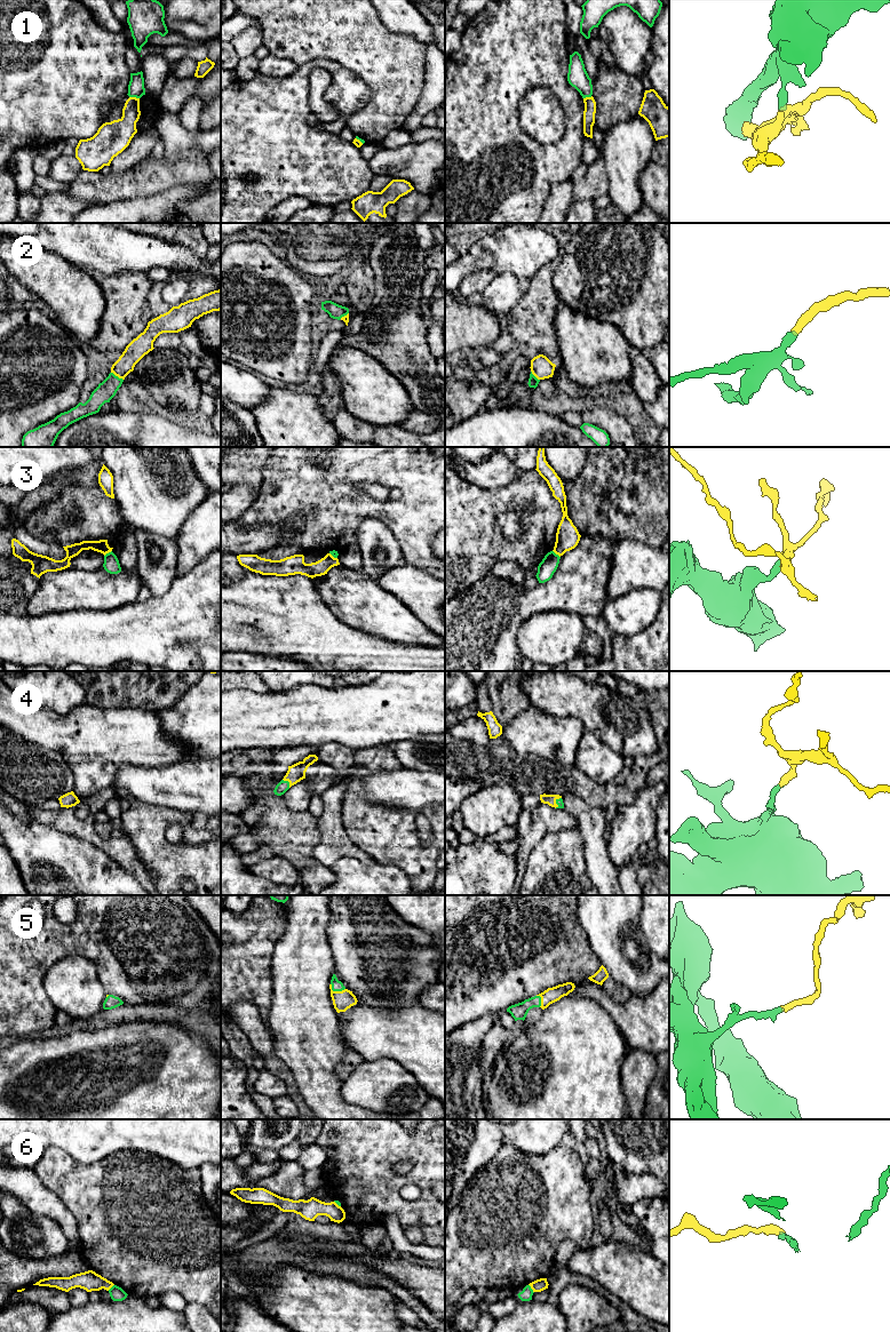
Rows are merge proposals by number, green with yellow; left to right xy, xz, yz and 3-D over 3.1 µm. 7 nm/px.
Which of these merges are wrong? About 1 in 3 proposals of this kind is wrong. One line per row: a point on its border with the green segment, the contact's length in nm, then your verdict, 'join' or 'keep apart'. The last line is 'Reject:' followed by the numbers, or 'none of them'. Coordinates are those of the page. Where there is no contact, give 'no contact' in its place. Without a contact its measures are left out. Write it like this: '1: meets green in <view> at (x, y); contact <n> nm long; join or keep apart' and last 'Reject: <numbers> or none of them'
1: meets green in xy at (134, 96); contact 70 nm long; keep apart
2: meets green in xy at (117, 376); contact 110 nm long; join
3: meets green in xy at (109, 552); contact 70 nm long; keep apart
4: meets green in xz at (288, 782); contact 80 nm long; join
5: meets green in xz at (335, 990); contact 110 nm long; join
6: meets green in yz at (531, 1289); contact 70 nm long; keep apart
Reject: 1, 3, 6

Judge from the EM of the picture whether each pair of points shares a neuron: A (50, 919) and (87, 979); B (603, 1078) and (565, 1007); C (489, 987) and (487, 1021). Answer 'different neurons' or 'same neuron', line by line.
A: different neurons
B: same neuron
C: different neurons

